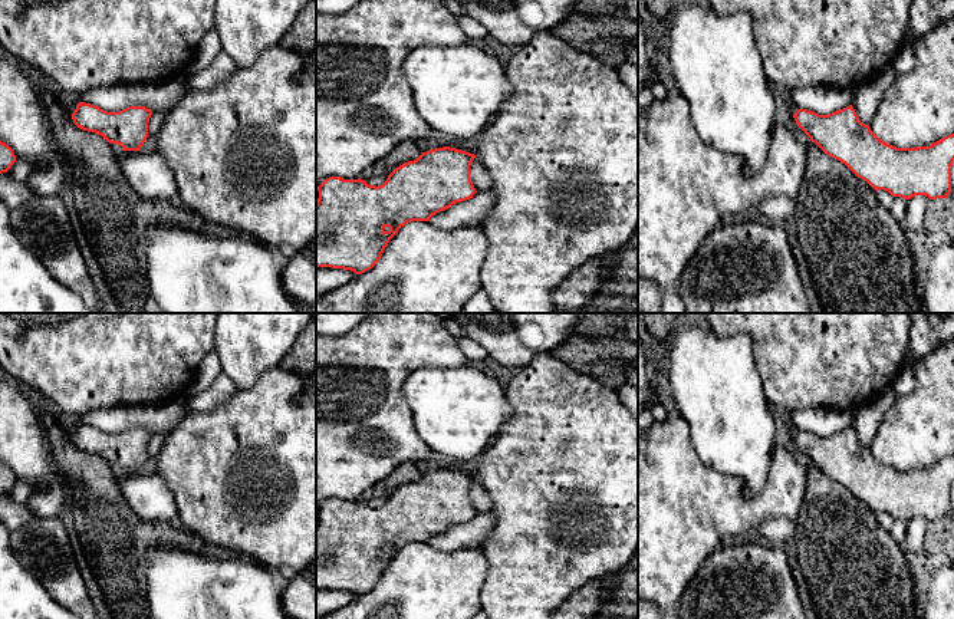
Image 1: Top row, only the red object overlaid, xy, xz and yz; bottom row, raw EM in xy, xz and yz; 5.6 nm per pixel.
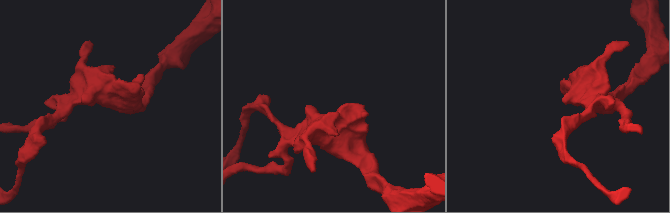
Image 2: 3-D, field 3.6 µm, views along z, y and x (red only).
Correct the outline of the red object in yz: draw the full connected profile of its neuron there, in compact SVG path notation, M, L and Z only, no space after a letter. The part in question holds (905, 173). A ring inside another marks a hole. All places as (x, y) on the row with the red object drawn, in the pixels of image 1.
M852 105L819 115L807 109L797 109L793 115L797 126L826 155L845 164L858 178L866 181L875 191L888 191L892 197L909 200L925 195L930 200L947 198L951 191L951 165L954 162L954 134L930 146L897 148L881 141L859 121Z

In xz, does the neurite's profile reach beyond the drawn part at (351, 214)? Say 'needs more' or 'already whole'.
already whole

